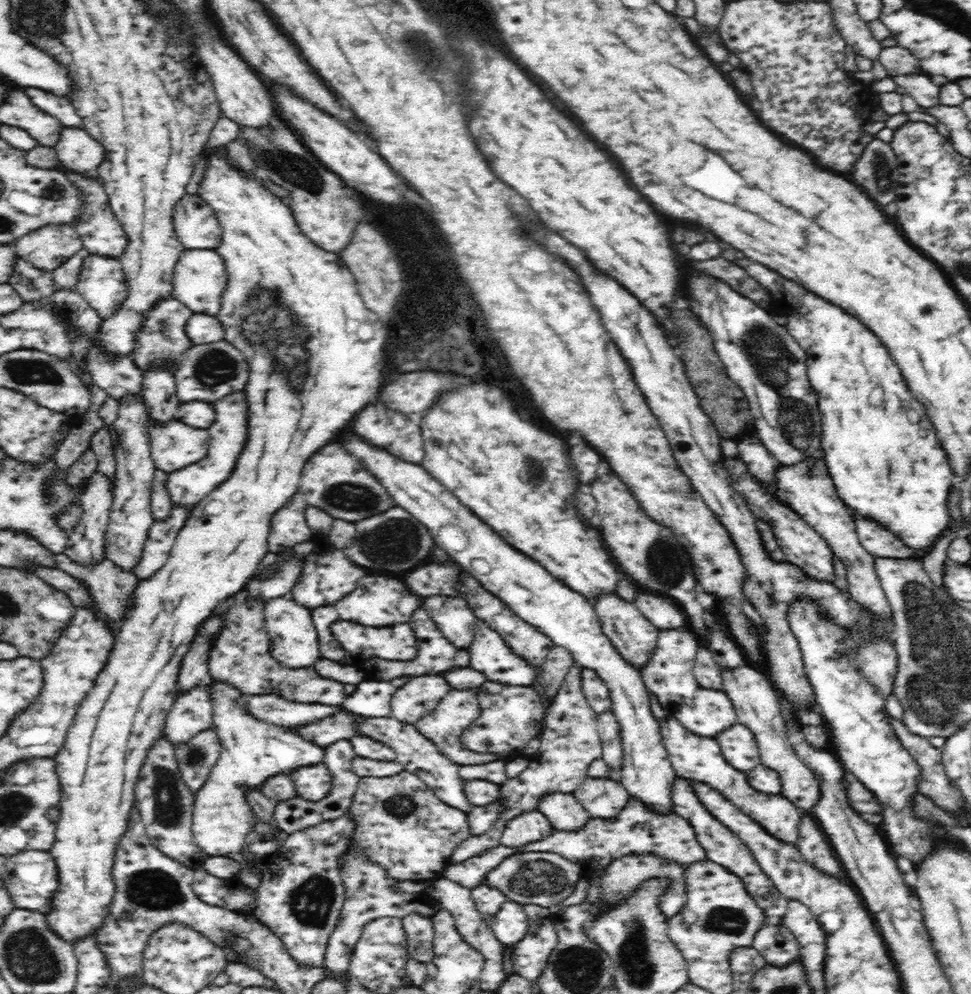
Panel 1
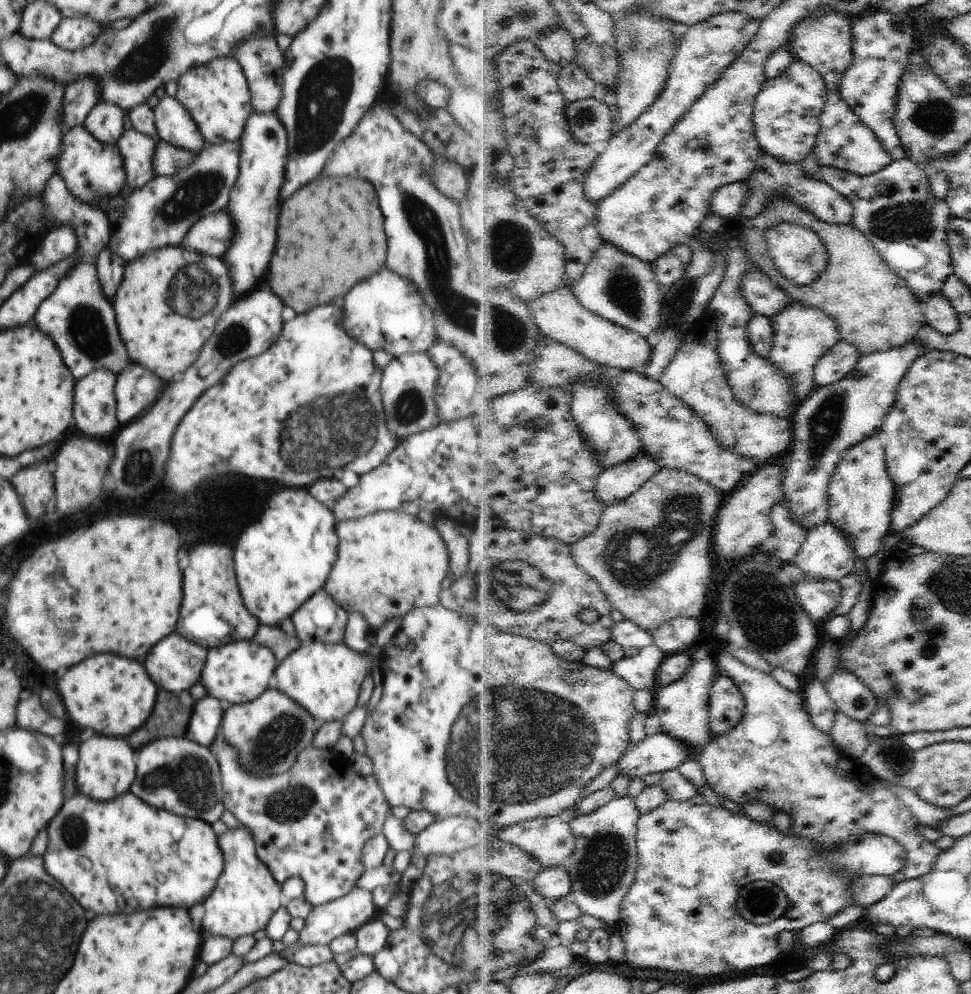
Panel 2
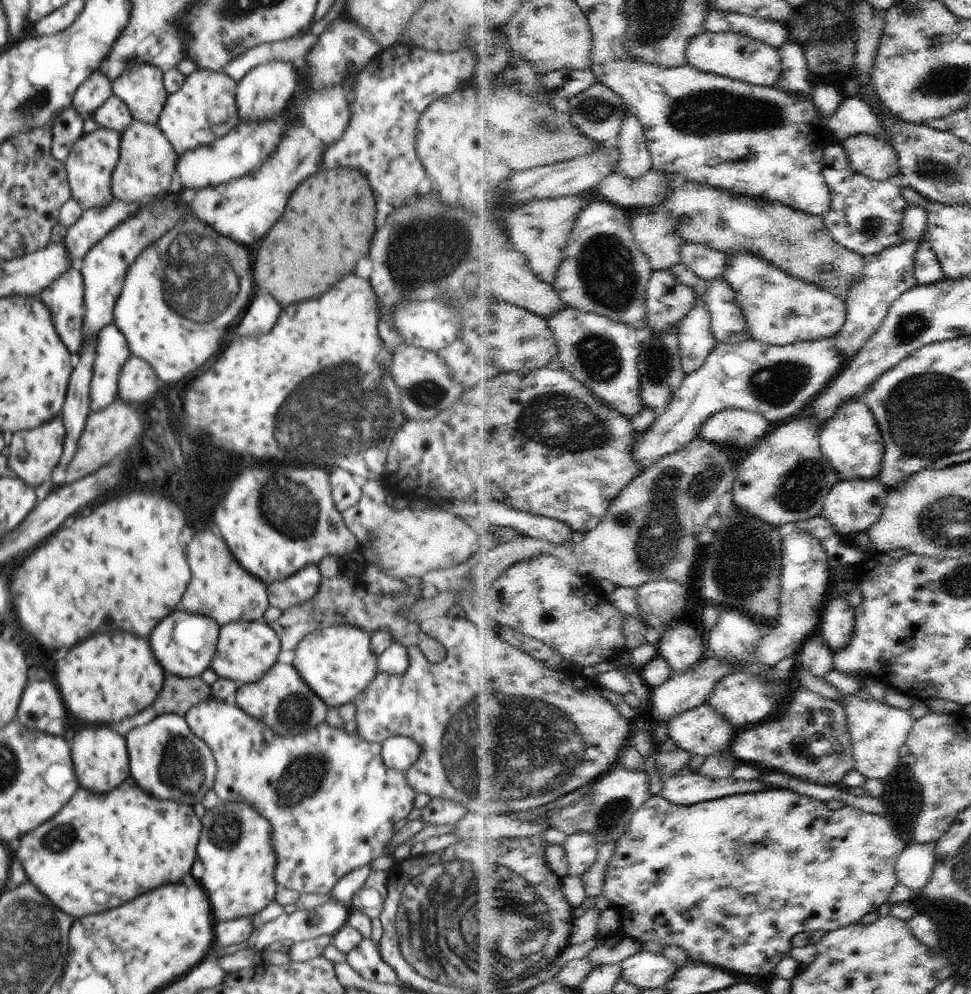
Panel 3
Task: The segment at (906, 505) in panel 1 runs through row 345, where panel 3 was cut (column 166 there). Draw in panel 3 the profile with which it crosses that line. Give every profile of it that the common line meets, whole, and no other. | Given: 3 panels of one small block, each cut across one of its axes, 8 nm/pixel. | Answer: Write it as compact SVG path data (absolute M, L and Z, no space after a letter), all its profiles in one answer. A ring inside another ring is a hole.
M129 776L116 790L111 790L107 793L93 793L79 786L78 790L74 792L74 796L70 798L70 802L68 802L52 820L44 822L44 824L38 826L36 830L27 832L22 838L19 838L20 844L18 844L17 841L16 846L14 846L14 851L16 853L16 859L22 864L22 868L24 868L24 872L26 872L28 880L30 880L58 910L66 912L66 914L72 916L72 918L82 918L82 916L88 916L88 914L94 914L94 912L104 912L104 910L116 908L116 906L120 906L120 904L132 900L134 896L142 894L142 892L146 892L146 890L152 890L152 888L156 888L156 886L162 886L162 884L166 884L166 882L178 882L178 880L182 880L182 878L192 870L192 858L196 858L196 844L198 844L198 838L200 838L200 820L198 820L198 816L194 814L194 810L192 810L190 806L178 804L178 802L174 802L174 800L158 800L158 798L154 798L154 796L148 794L148 792L144 792L144 790L136 784L136 781Z

